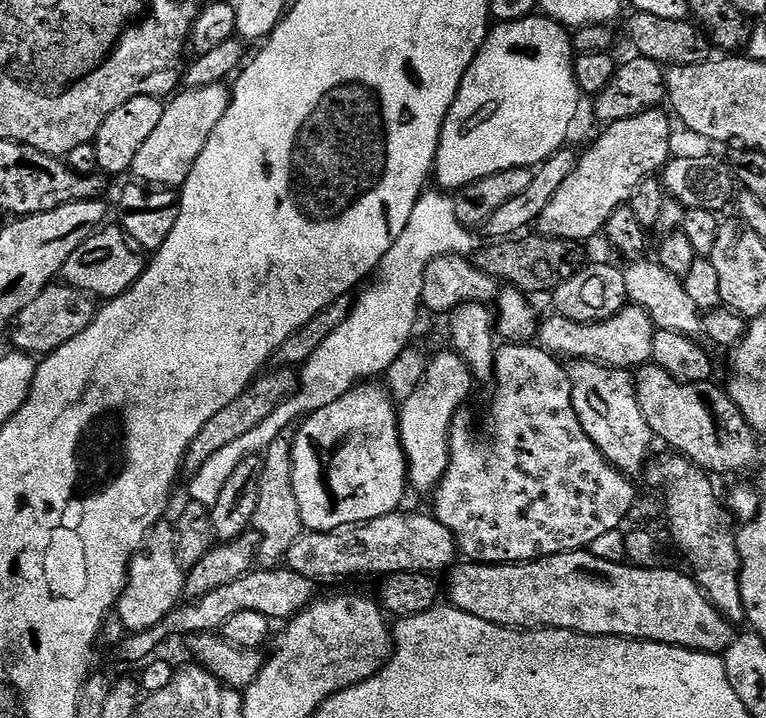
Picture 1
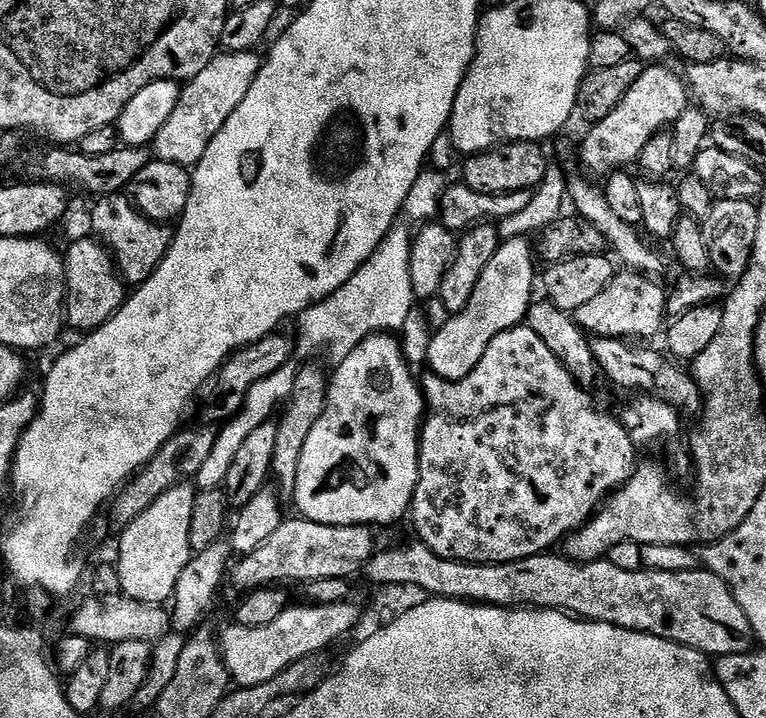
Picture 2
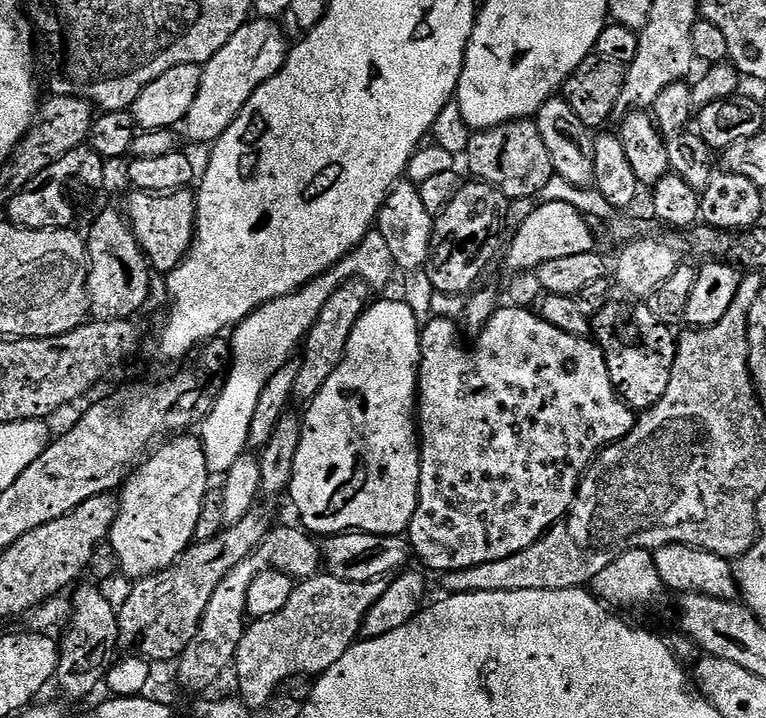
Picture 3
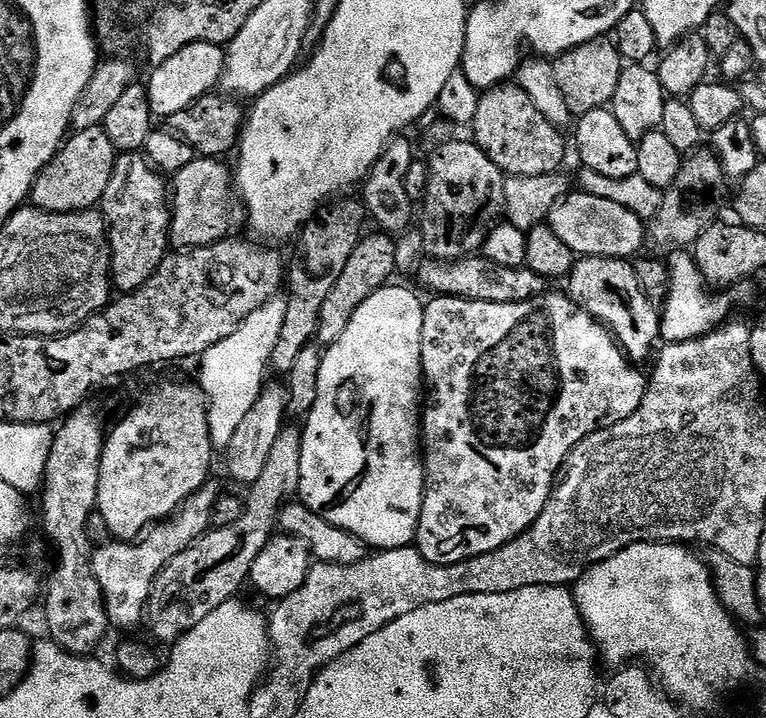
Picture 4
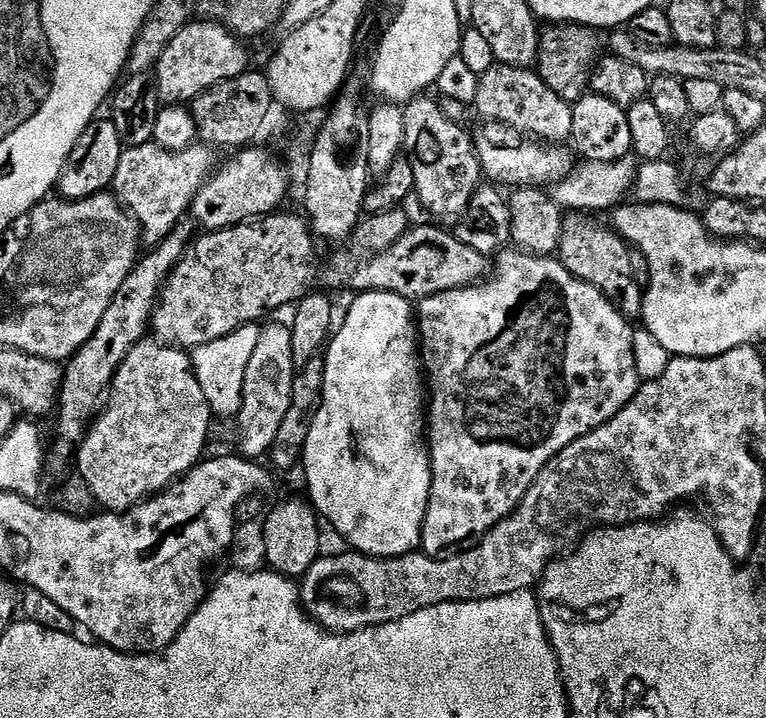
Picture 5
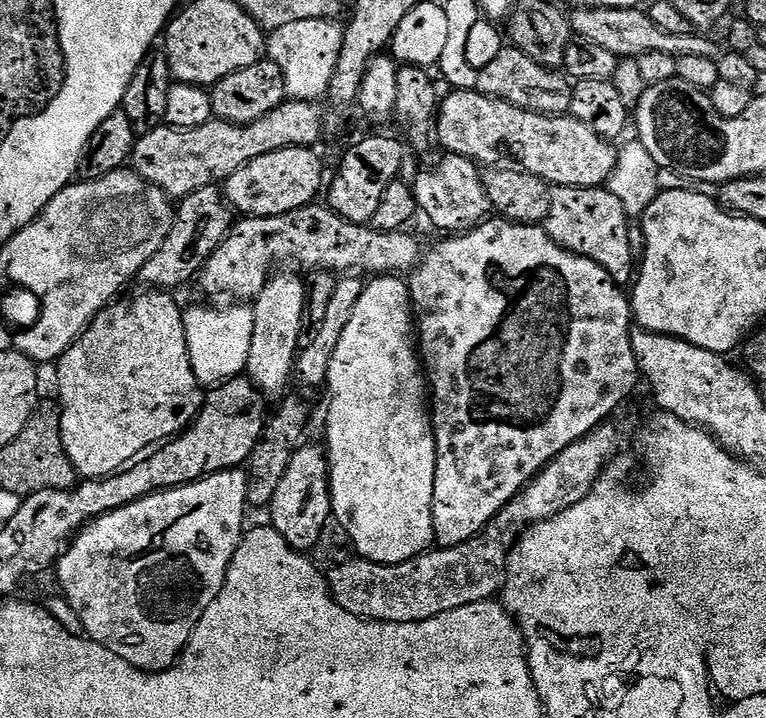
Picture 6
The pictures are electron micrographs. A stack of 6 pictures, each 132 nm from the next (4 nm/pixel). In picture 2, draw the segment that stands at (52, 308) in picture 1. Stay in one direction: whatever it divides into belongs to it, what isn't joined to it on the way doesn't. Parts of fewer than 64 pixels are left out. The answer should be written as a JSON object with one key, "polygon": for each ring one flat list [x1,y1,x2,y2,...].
{"polygon":[[99,239,80,240,66,251,64,269,68,283,66,301,66,324,69,329,77,328,80,334,87,334,101,328,111,318,126,299,125,281,122,279,112,253]]}

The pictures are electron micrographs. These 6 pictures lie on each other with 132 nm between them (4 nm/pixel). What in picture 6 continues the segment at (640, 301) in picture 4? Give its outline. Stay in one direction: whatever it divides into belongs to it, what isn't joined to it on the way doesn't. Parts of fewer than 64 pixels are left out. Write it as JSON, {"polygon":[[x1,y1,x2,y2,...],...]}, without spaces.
{"polygon":[[604,186,553,187,551,193,550,214,546,221,548,237,566,251,590,258,590,262,598,262,598,266,602,266,602,270,606,270,616,284,631,285,634,280,634,261,630,256,630,217,622,202]]}

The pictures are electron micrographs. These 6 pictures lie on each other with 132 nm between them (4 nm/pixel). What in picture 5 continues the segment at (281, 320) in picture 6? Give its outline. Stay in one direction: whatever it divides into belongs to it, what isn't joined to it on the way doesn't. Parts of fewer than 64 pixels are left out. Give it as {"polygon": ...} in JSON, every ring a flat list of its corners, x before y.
{"polygon":[[287,323,267,324,260,328,258,346,254,346,250,366,246,366,246,382,242,382,242,406,238,417,240,425,236,428,236,436,240,439,239,455,253,462,267,457,272,448,278,429,290,410,290,398,298,375,294,349,290,346,291,327]]}

